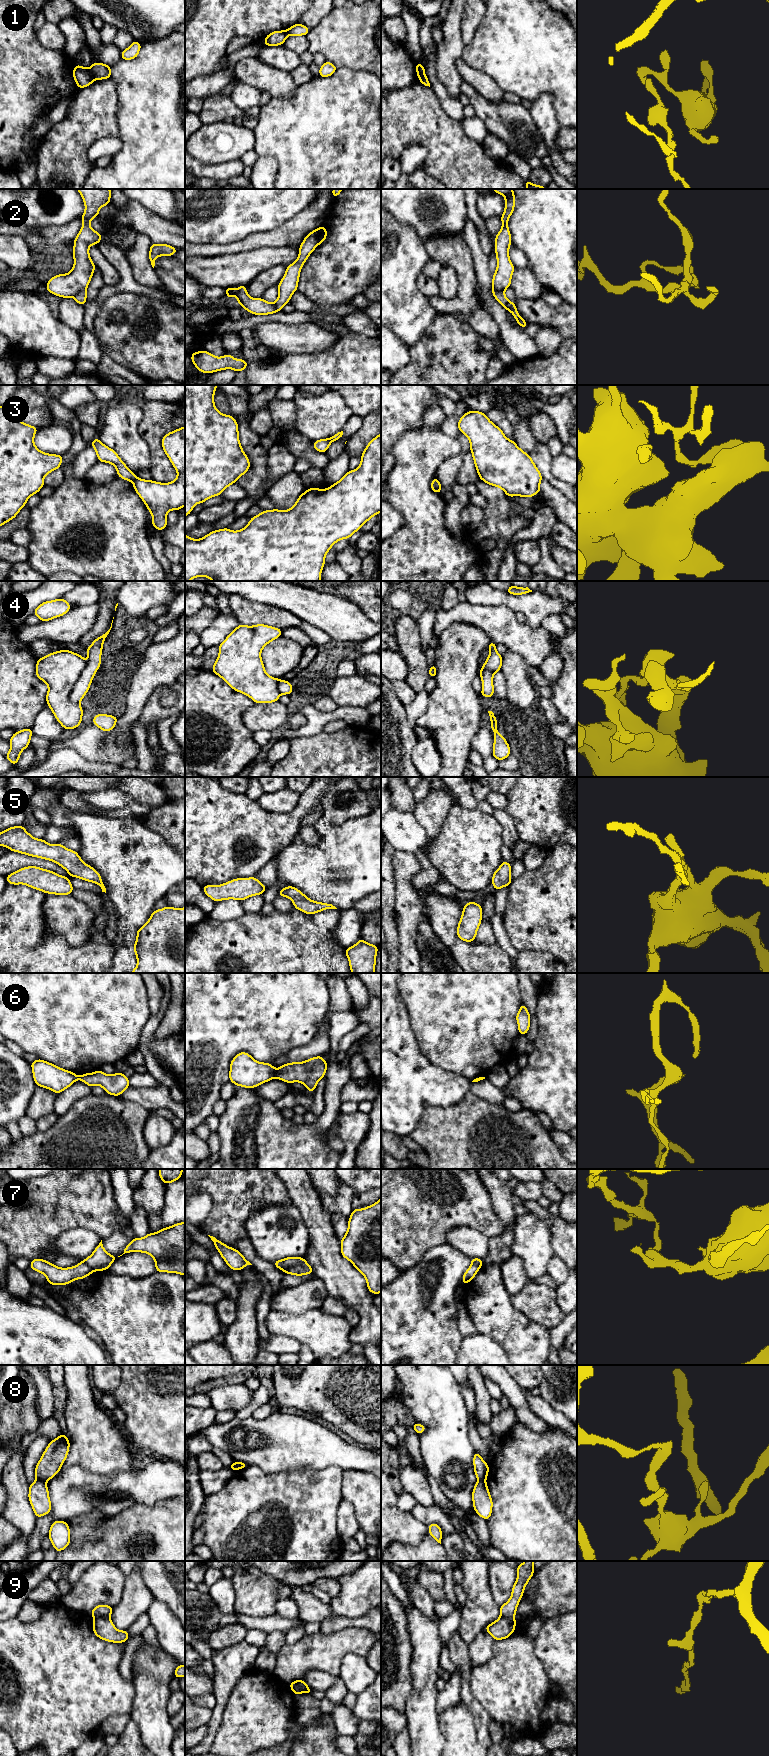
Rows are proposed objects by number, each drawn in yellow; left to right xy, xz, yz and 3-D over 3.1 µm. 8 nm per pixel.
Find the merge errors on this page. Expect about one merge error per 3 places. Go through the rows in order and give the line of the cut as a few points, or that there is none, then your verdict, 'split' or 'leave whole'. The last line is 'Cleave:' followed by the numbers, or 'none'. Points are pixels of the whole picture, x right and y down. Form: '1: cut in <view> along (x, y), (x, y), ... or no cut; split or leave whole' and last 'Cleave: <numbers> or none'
1: cut in xy along (88, 69), (94, 78); split
2: cut in xy along (85, 289), (82, 289), (73, 297); split
3: cut in xy along (136, 477), (132, 481); split
4: no cut; leave whole
5: no cut; leave whole
6: cut in xz along (275, 1070), (273, 1076); split
7: cut in xy along (82, 1261), (93, 1270); split
8: cut in xy along (36, 1478), (45, 1482); split
9: cut in xy along (108, 1616), (93, 1618); split
Cleave: 1, 2, 3, 6, 7, 8, 9

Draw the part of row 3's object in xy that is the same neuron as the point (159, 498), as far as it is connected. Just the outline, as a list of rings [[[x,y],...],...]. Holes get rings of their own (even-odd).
[[[185,426],[167,433],[162,448],[177,471],[177,478],[169,483],[136,478],[133,487],[145,503],[152,518],[152,526],[162,531],[167,526],[169,510],[185,506]]]

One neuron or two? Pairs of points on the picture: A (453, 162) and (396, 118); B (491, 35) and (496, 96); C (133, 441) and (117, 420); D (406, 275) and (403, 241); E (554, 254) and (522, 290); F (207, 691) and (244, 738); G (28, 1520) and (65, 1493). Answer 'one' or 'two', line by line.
A: one
B: two
C: one
D: one
E: two
F: one
G: two

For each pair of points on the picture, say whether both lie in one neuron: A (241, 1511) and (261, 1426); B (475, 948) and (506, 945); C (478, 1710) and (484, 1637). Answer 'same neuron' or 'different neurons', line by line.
A: different neurons
B: different neurons
C: different neurons

